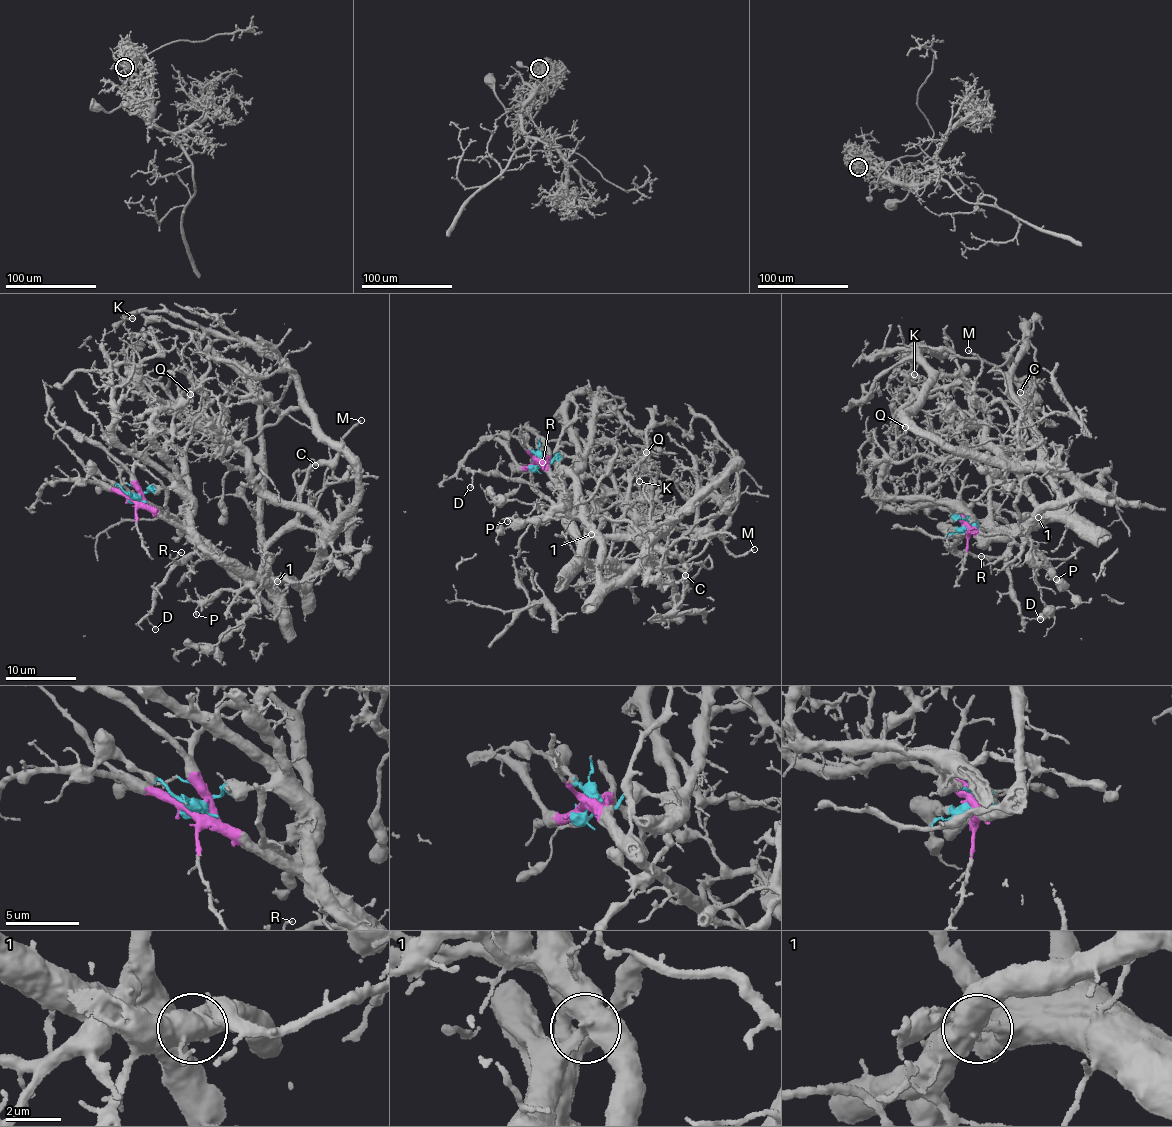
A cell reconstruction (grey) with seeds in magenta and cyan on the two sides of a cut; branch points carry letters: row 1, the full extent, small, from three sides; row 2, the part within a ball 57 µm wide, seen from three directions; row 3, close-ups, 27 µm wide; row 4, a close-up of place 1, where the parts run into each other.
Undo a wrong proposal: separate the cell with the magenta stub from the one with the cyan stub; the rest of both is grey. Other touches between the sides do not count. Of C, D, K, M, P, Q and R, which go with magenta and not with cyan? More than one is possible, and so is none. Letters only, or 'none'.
C, D, M, P, R

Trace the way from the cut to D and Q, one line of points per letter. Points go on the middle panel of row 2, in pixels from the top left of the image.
D: (536, 463), (560, 492), (556, 505), (526, 483), (488, 472), (476, 472), (471, 486)
Q: (536, 463), (546, 464), (555, 457), (585, 451), (591, 410), (604, 403), (644, 445), (642, 450), (646, 453)

